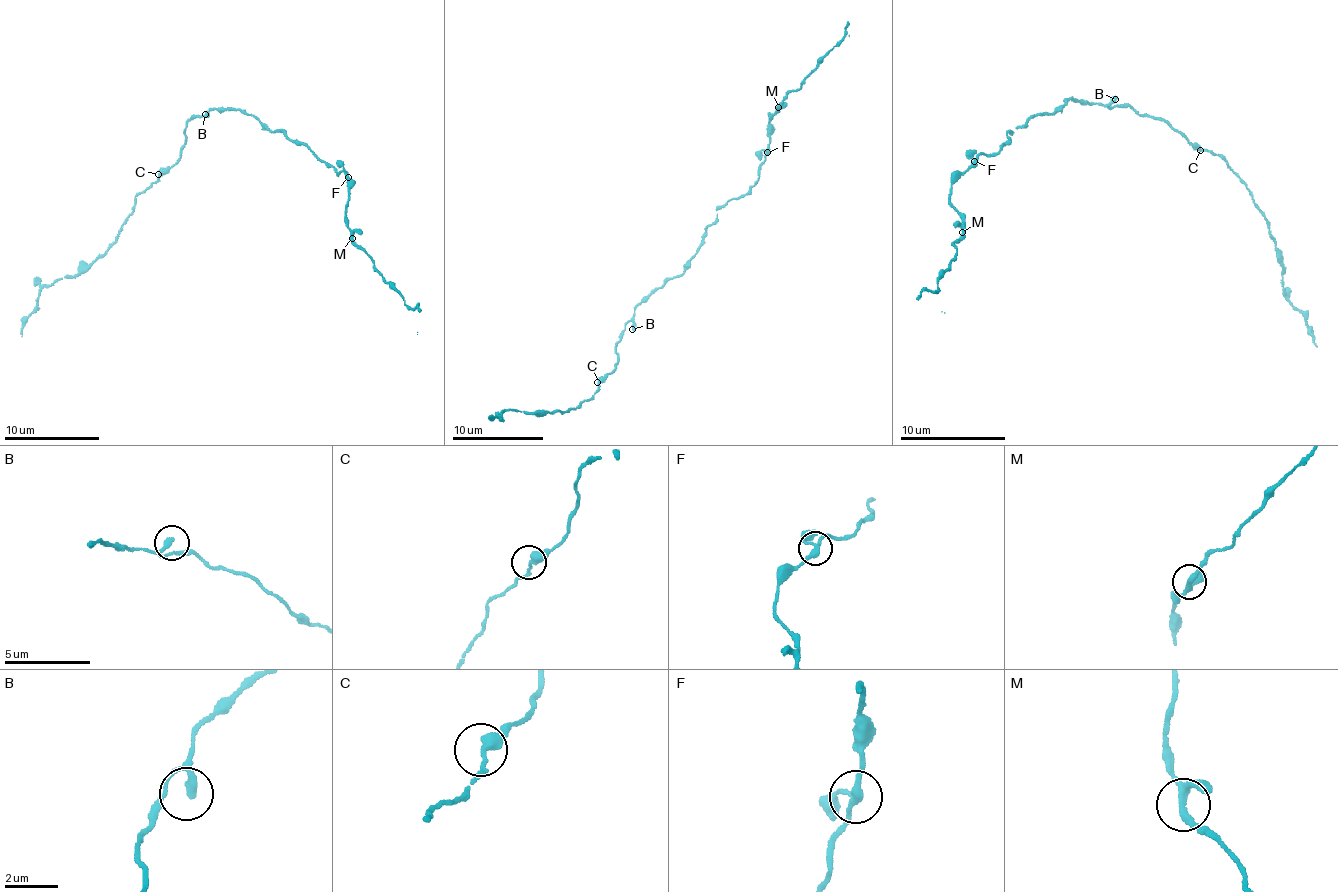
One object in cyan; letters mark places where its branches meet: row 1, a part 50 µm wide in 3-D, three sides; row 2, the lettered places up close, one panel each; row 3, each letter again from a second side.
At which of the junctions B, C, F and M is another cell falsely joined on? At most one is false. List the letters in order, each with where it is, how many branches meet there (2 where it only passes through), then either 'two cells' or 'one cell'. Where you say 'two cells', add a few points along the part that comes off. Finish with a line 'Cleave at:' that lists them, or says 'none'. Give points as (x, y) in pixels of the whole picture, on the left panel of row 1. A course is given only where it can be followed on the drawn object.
B: at (205, 114); 2 branches meet; one cell
C: at (158, 174); 2 branches meet; one cell
F: at (348, 177); 3 branches meet; one cell
M: at (352, 238); 3 branches meet; one cell
Cleave at: none

